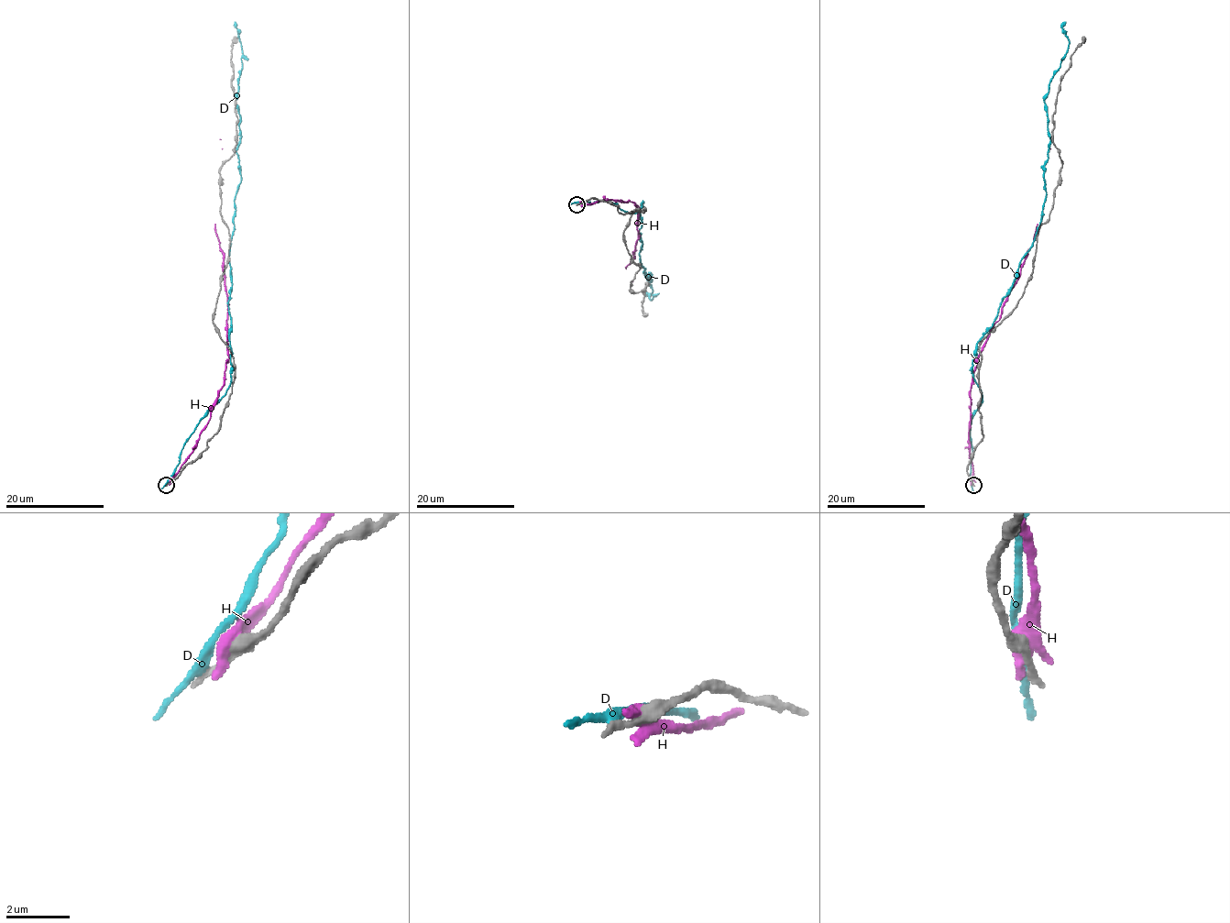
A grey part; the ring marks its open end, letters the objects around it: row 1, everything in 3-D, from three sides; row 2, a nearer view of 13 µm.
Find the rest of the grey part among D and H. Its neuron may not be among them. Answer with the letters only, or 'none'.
none

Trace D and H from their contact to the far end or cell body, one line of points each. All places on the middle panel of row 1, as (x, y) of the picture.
D: (577, 203), (609, 202), (635, 213), (641, 203), (640, 262), (652, 289), (651, 300), (644, 296)
H: (582, 202), (593, 204), (603, 201), (632, 202), (640, 209), (639, 238), (633, 257), (626, 267), (631, 281)

